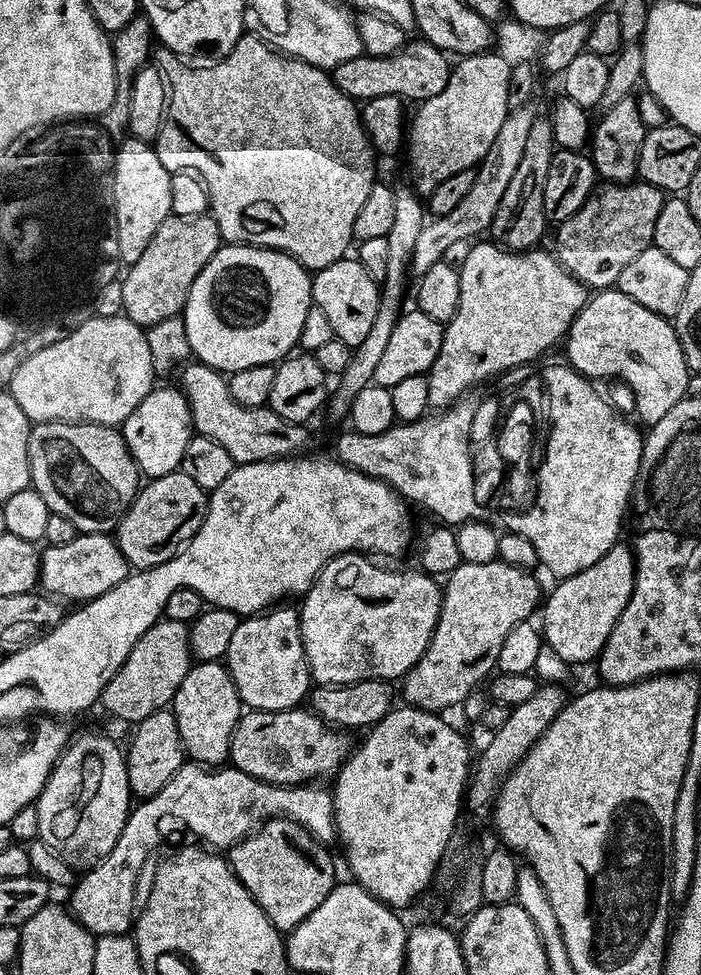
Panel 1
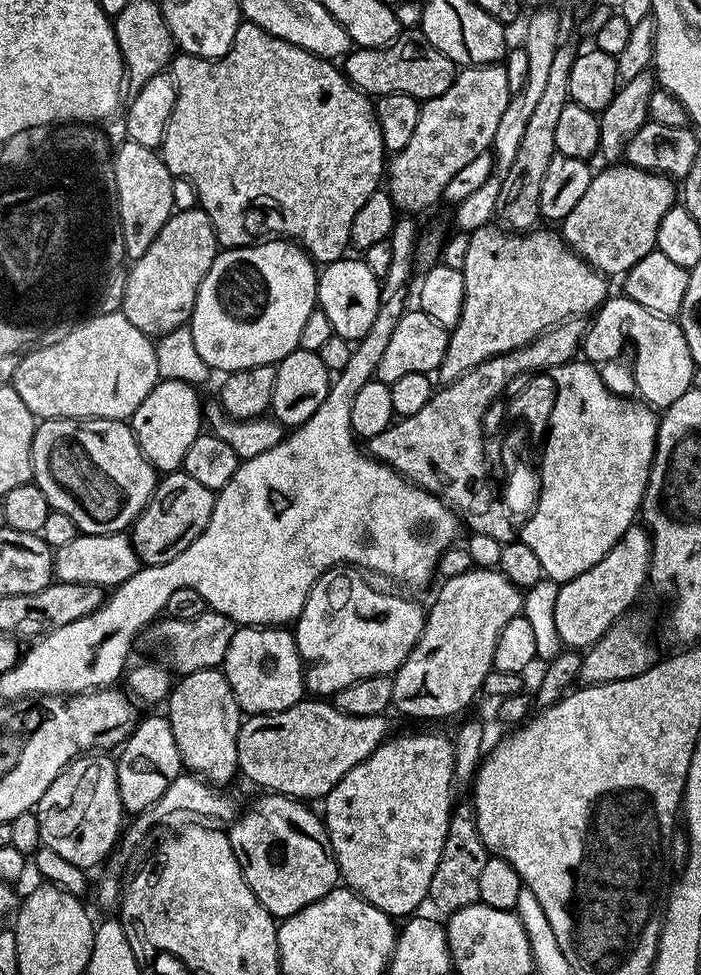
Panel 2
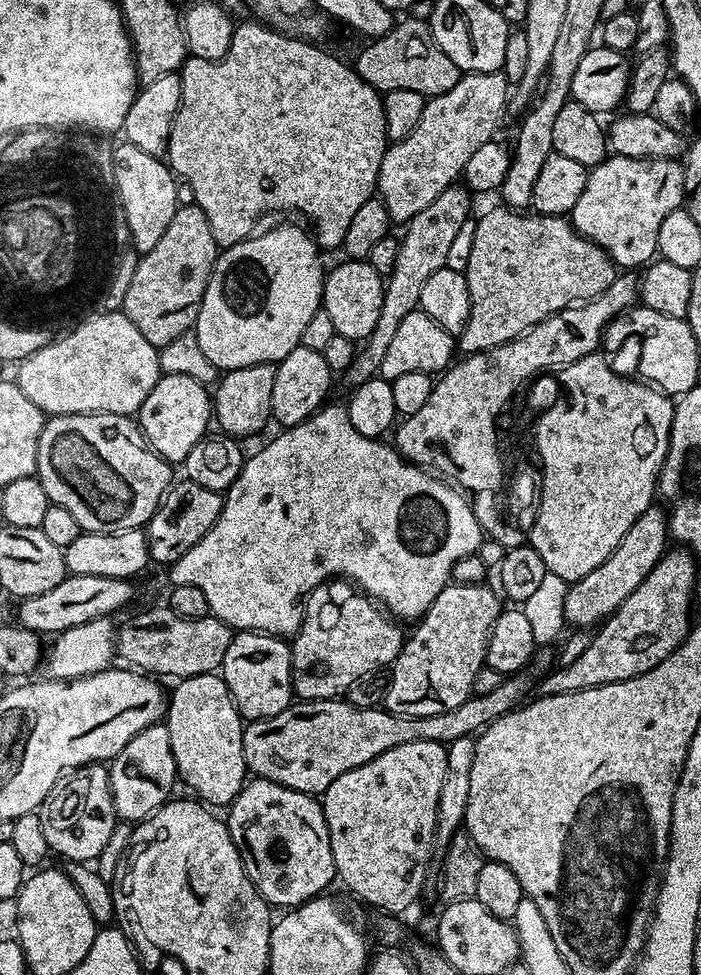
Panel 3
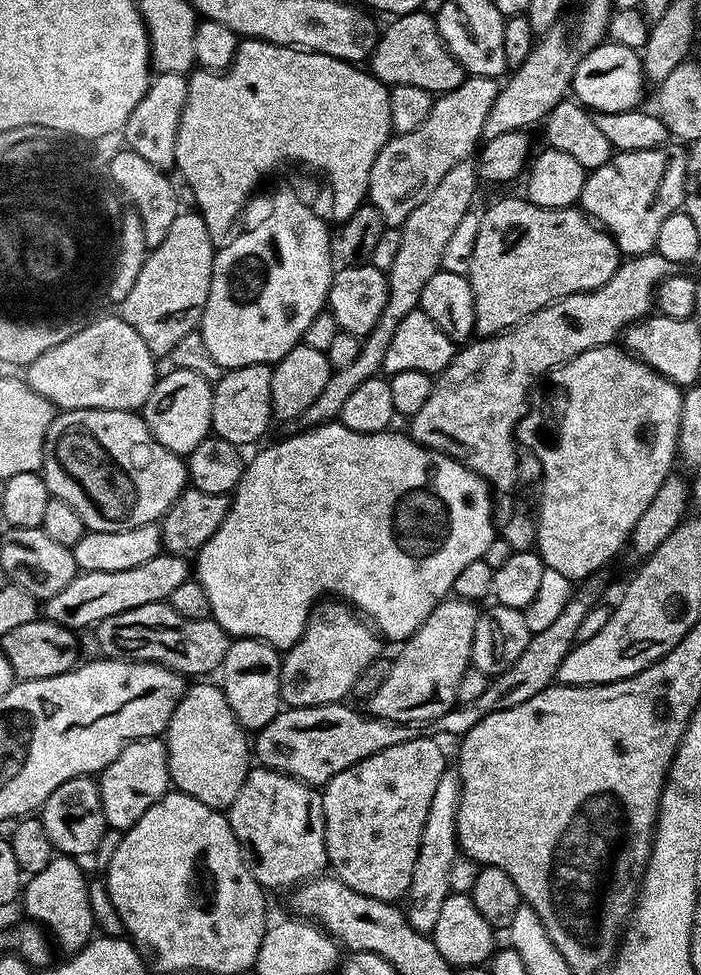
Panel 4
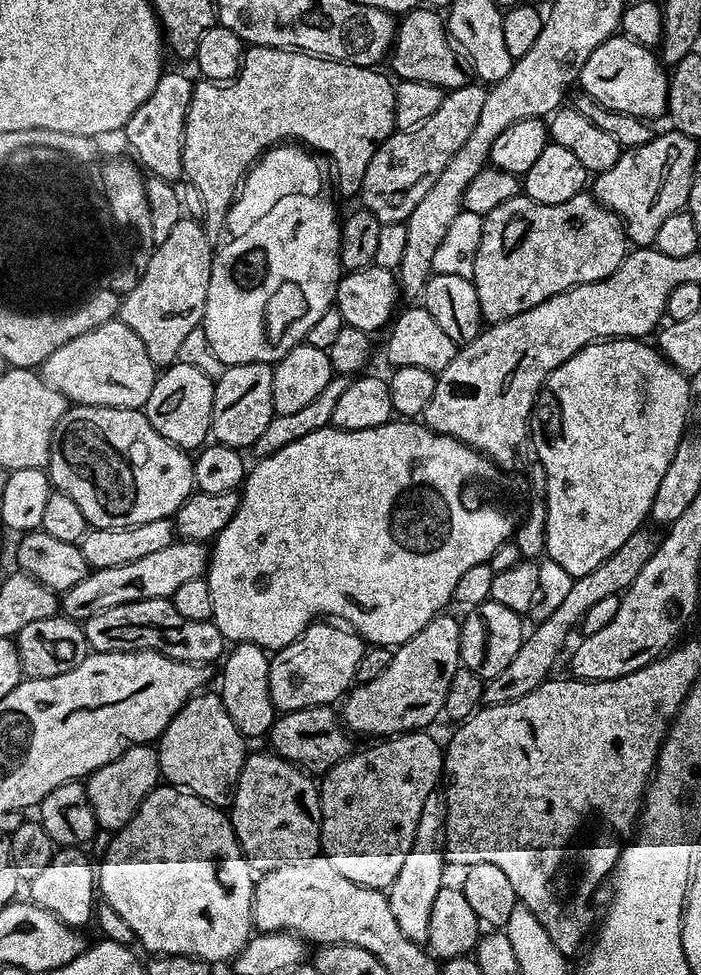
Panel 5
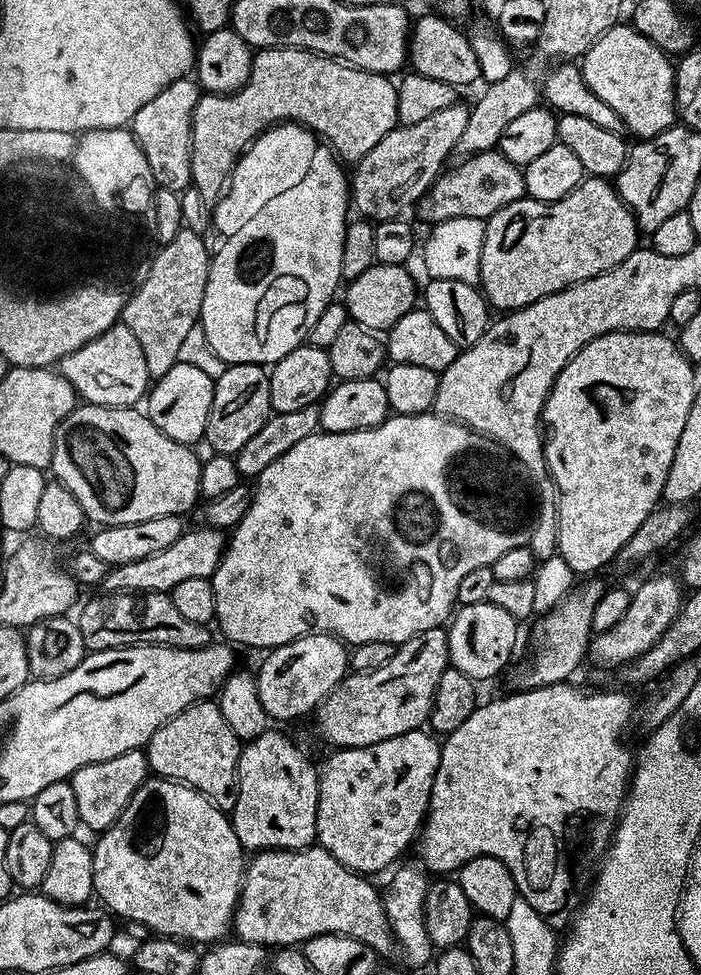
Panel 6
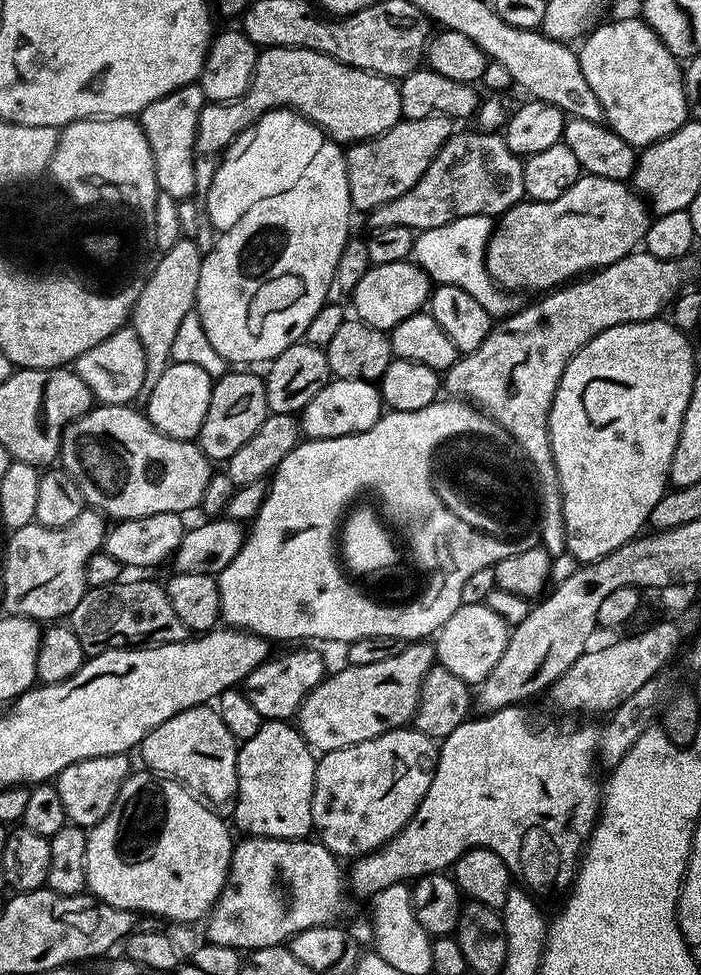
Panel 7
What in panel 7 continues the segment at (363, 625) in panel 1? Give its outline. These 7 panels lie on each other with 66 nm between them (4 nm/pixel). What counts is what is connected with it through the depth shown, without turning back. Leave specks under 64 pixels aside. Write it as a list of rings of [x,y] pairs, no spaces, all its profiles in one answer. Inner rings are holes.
[[[296,646],[293,652],[284,652],[263,660],[242,682],[244,696],[265,720],[291,721],[302,706],[302,702],[324,680],[324,660],[312,646]]]

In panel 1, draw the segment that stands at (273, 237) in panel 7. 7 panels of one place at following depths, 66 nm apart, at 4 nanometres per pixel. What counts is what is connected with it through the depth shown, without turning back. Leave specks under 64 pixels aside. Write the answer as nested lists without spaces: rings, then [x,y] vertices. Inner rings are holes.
[[[221,246],[213,257],[205,264],[205,268],[197,274],[196,281],[190,286],[189,296],[186,298],[182,311],[184,325],[186,326],[186,338],[190,338],[192,356],[199,363],[208,364],[221,374],[231,374],[238,370],[246,370],[250,366],[262,366],[263,364],[275,365],[285,359],[299,345],[302,325],[306,323],[306,314],[313,308],[312,302],[312,276],[308,269],[285,252],[276,252],[272,248],[258,248],[255,246]]]

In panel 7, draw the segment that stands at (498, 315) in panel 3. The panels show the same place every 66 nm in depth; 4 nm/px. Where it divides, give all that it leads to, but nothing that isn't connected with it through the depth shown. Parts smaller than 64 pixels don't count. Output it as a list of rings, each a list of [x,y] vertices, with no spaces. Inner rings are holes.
[[[581,175],[580,179],[553,200],[528,200],[515,204],[495,221],[492,236],[488,239],[488,253],[484,265],[492,279],[509,293],[536,292],[544,294],[555,290],[593,270],[599,270],[621,260],[623,256],[637,251],[638,245],[648,232],[650,208],[628,189],[627,183],[602,178],[601,176]]]

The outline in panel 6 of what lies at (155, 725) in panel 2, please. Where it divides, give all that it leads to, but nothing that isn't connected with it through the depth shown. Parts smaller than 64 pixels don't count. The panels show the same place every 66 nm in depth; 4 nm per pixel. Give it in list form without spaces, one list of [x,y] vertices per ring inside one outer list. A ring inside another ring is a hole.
[[[138,748],[118,754],[118,758],[106,758],[106,762],[94,762],[79,768],[70,778],[70,783],[78,802],[81,825],[85,829],[88,827],[93,834],[106,831],[120,817],[122,810],[126,810],[130,798],[134,798],[134,790],[138,790],[149,776],[148,757]]]

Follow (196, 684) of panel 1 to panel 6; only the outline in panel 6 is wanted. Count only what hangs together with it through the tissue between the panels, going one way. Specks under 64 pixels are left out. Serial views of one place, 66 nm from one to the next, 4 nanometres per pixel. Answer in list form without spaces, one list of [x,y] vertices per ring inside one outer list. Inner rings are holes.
[[[211,699],[198,700],[182,714],[170,718],[148,740],[146,755],[149,769],[157,777],[187,784],[209,798],[224,796],[237,787],[236,767],[240,761],[242,742],[222,718],[219,703]]]

